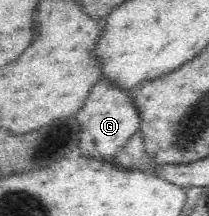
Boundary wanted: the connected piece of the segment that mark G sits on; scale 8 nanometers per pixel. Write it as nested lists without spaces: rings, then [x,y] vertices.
[[[100,79],[94,84],[94,88],[90,90],[90,96],[86,98],[86,104],[74,116],[81,127],[78,136],[81,155],[112,163],[115,154],[140,129],[142,120],[134,101],[128,97],[129,91],[106,79]]]

